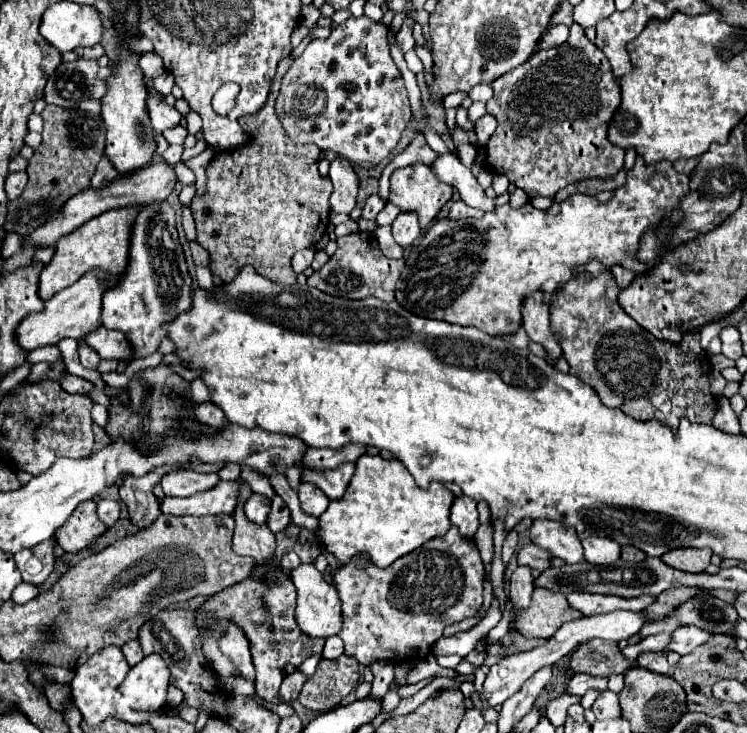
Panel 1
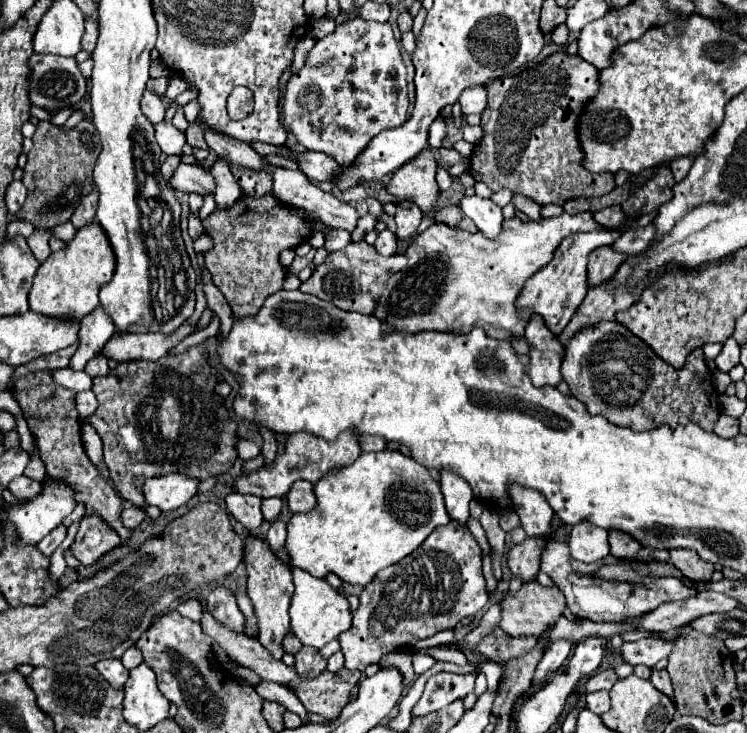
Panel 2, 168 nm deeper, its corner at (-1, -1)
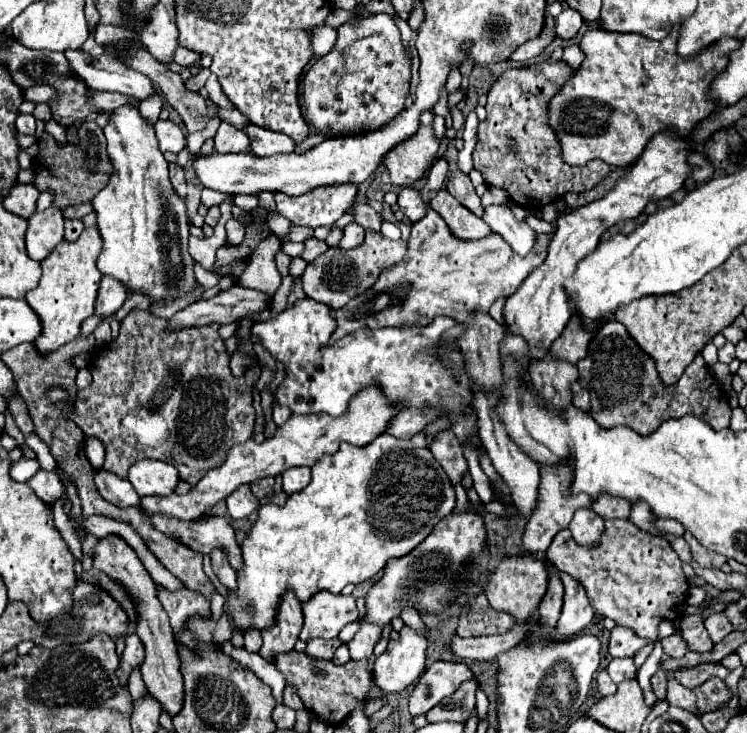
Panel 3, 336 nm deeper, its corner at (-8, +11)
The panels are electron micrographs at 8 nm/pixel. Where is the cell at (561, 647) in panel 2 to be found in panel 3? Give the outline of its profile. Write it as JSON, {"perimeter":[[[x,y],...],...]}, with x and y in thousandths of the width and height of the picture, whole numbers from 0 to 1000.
{"perimeter":[[[748,778],[744,783],[752,789],[752,797],[758,802],[755,829],[752,829],[752,840],[747,846],[744,862],[750,870],[766,870],[793,849],[798,835],[795,835],[787,813],[782,808],[782,799],[771,789]]]}

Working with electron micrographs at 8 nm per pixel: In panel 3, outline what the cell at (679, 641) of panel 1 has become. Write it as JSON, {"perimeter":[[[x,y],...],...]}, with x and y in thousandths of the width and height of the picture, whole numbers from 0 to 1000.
{"perimeter":[[[825,854],[817,859],[817,873],[814,873],[814,889],[822,898],[835,898],[835,895],[849,895],[862,879],[867,879],[865,870],[854,870],[846,859]]]}

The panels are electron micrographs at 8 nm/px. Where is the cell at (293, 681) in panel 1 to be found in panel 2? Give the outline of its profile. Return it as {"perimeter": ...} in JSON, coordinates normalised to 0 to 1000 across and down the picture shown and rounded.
{"perimeter":[[[403,884],[403,889],[395,892],[395,914],[400,922],[427,922],[438,909],[438,900],[427,895],[424,884]]]}

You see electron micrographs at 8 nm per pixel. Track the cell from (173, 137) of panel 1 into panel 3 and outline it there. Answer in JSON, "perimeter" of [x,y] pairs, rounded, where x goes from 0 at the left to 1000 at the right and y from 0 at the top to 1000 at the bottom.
{"perimeter":[[[212,164],[206,172],[209,180],[209,191],[212,191],[212,202],[214,207],[233,207],[238,210],[246,199],[249,199],[249,188],[241,172],[236,172],[228,164]]]}

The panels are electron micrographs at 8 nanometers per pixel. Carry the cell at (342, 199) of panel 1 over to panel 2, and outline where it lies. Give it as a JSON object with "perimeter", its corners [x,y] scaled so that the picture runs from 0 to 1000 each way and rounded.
{"perimeter":[[[406,207],[398,216],[406,237],[416,246],[446,246],[456,235],[456,224],[451,224],[443,213],[432,207]]]}

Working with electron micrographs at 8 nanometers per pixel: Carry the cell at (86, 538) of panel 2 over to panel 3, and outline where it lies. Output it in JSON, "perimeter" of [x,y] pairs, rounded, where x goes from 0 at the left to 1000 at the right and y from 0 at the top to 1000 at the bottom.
{"perimeter":[[[142,731],[142,734],[137,734],[131,739],[129,759],[126,759],[126,772],[131,778],[137,778],[139,783],[145,783],[155,797],[169,802],[169,810],[179,821],[182,838],[185,838],[182,865],[190,873],[190,879],[195,881],[195,900],[193,900],[193,906],[187,911],[190,928],[193,928],[198,944],[214,958],[217,969],[225,971],[228,977],[236,977],[236,971],[241,971],[244,958],[246,958],[241,898],[236,895],[238,889],[236,889],[230,857],[228,857],[228,849],[225,849],[225,838],[220,835],[217,824],[209,816],[209,797],[203,794],[201,783],[190,772],[190,767],[182,759],[182,753],[166,737],[161,737],[155,731]]]}

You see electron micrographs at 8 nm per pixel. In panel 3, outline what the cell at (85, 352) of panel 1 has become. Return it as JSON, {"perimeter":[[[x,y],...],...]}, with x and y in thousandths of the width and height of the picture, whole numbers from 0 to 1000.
{"perimeter":[[[137,377],[126,428],[137,431],[137,434],[150,431],[163,420],[169,407],[171,407],[171,398],[166,398],[166,393],[161,393],[161,387],[155,387],[155,382],[150,382],[150,377]]]}

